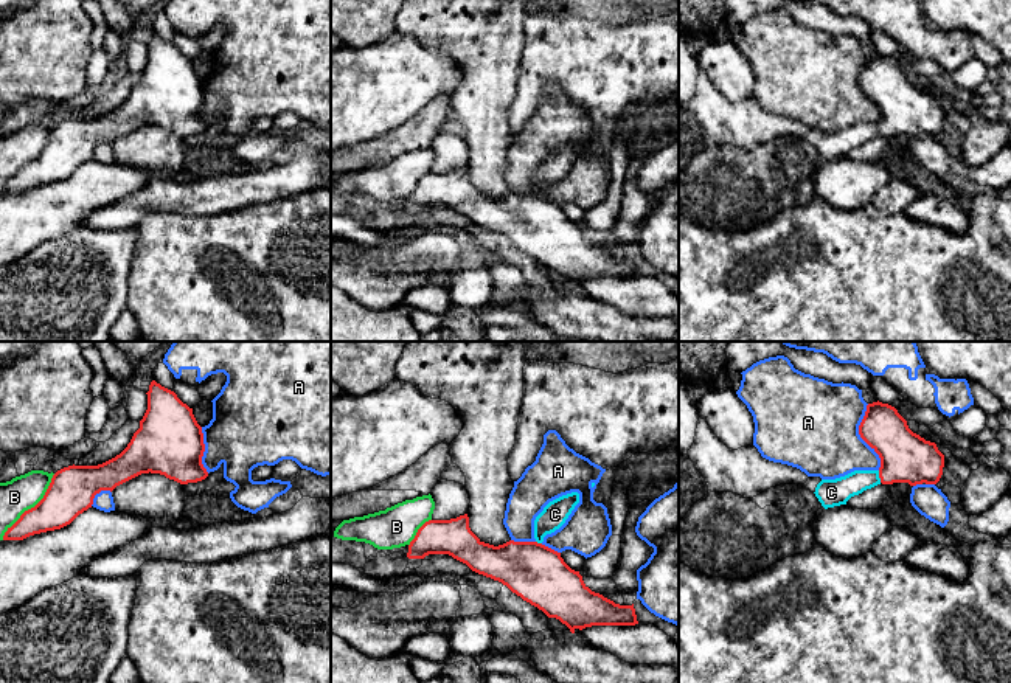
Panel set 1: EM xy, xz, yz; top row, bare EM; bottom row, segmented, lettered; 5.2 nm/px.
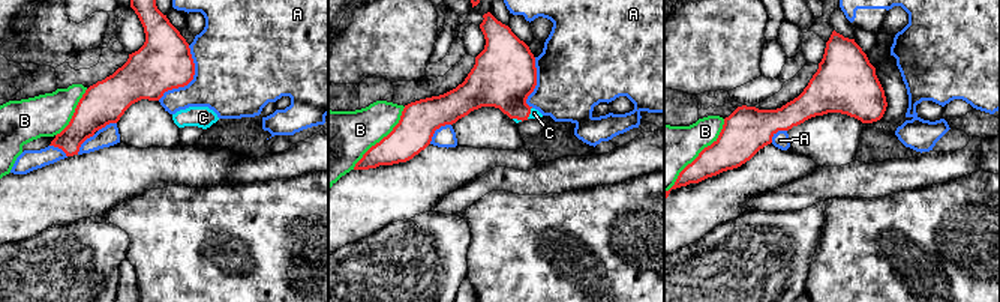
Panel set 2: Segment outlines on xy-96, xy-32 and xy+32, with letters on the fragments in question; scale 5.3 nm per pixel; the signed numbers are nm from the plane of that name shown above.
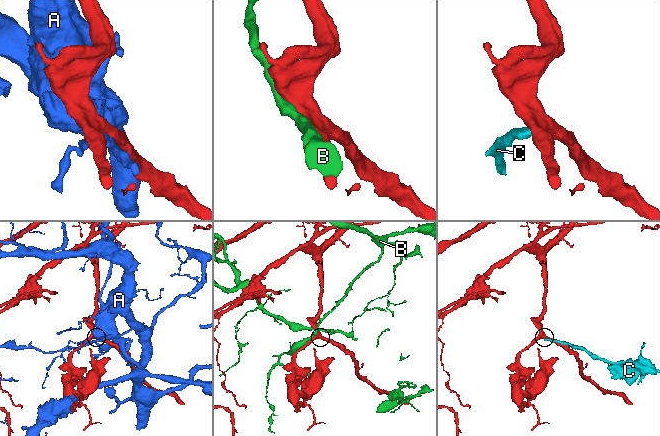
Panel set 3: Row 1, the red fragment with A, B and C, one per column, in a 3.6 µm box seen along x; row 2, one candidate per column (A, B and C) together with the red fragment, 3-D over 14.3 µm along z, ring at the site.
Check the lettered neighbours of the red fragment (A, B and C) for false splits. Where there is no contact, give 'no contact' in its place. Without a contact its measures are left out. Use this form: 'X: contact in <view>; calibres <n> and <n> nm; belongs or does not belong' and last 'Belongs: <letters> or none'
A: contact in yz; calibres 260 and 460 nm; does not belong
B: contact in xy; calibres 240 and 180 nm; does not belong
C: contact in yz; calibres 260 and 140 nm; belongs
Belongs: C

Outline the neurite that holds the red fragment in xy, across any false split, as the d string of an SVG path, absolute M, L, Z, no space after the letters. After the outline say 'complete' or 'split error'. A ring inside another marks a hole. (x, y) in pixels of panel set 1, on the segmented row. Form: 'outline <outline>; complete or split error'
outline M155 380L146 394L148 410L127 447L102 464L57 470L43 498L8 528L3 540L61 529L92 508L96 494L112 492L141 473L160 473L180 484L208 477L202 464L203 433L193 408Z; complete

